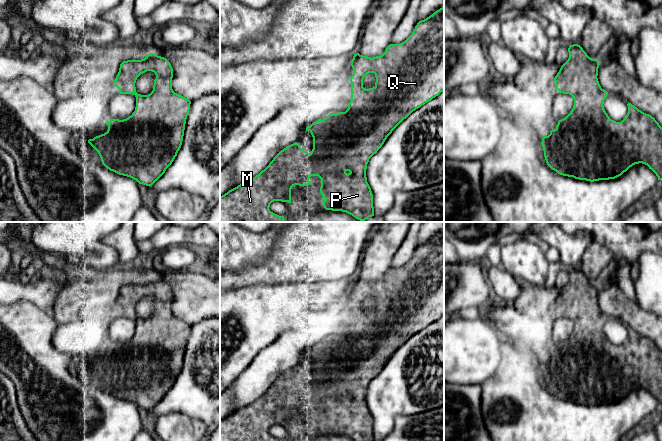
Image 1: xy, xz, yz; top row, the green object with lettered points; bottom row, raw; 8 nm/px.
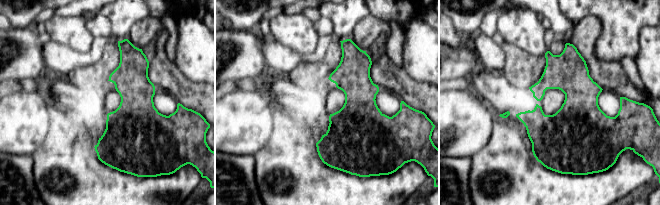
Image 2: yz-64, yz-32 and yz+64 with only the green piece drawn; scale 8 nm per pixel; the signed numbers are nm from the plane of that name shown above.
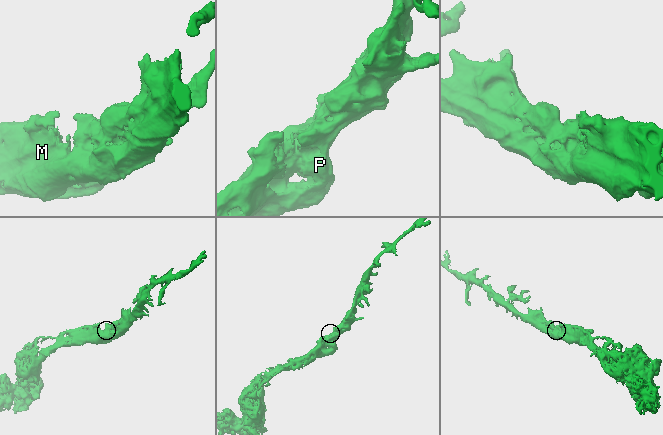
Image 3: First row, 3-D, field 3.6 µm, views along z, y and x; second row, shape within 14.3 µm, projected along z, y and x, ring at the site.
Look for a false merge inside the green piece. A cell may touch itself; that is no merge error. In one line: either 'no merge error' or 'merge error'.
no merge error

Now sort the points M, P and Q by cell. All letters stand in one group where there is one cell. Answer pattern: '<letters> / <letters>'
M P Q

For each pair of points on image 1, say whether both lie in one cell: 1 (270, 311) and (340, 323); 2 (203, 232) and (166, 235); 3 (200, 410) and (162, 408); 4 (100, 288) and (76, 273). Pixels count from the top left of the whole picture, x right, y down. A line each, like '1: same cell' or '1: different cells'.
1: same cell
2: same cell
3: same cell
4: same cell

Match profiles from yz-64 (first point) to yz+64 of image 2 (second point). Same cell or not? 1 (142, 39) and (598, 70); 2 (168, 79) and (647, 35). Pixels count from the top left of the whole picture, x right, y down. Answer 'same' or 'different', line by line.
1: same
2: different

